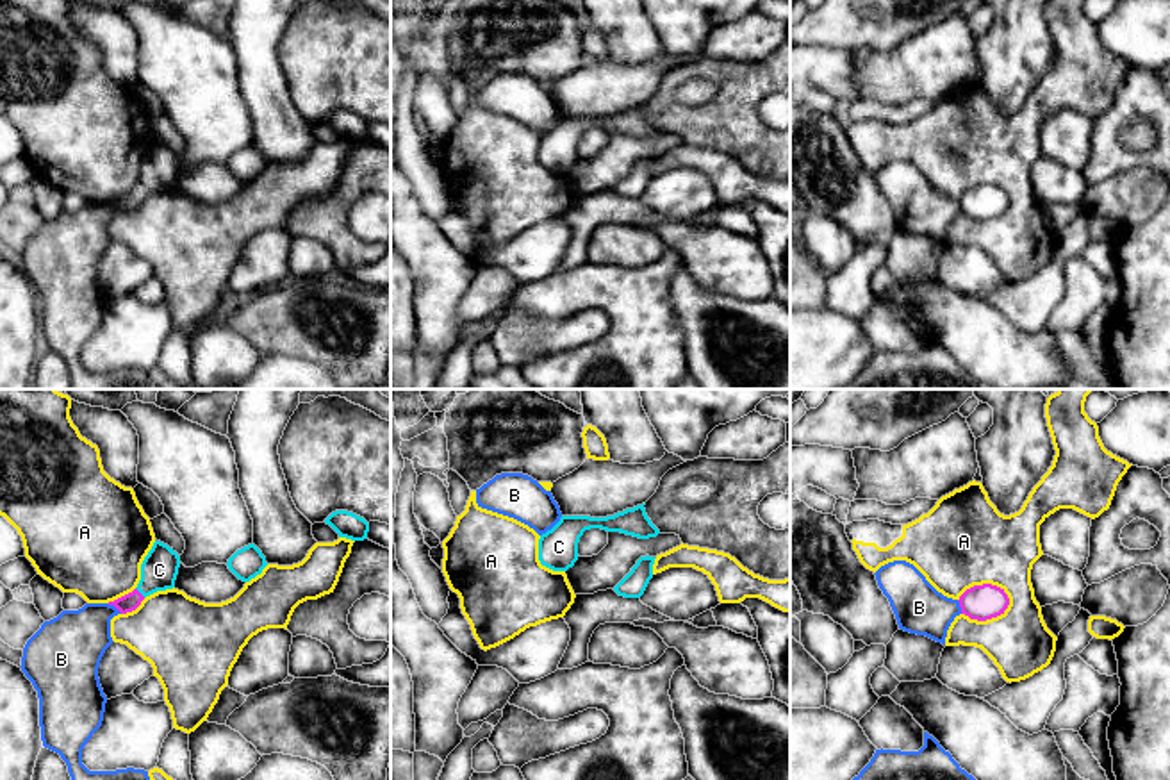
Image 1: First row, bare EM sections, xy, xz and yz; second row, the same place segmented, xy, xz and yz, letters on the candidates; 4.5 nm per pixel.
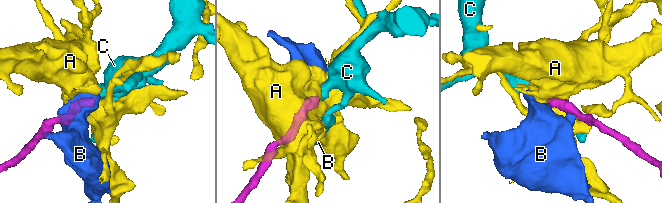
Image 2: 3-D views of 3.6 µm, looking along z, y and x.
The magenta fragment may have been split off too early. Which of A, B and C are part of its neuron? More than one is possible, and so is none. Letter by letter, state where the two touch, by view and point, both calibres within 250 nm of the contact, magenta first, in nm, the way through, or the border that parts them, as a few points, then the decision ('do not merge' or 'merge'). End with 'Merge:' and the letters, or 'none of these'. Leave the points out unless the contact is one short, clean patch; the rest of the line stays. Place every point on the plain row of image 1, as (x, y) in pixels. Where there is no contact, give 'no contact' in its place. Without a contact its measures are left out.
A: meets magenta in yz at (987, 184); 160 nm thick on the magenta side, 420 nm on the other; do not merge
B: meets magenta in xy at (115, 206); 80 nm thick on the magenta side, 280 nm on the other; do not merge
C: meets magenta in xy at (140, 193); 80 nm thick on the magenta side, 170 nm on the other; runs through xy (132, 200), (140, 193), (159, 170); merge
Merge: C

